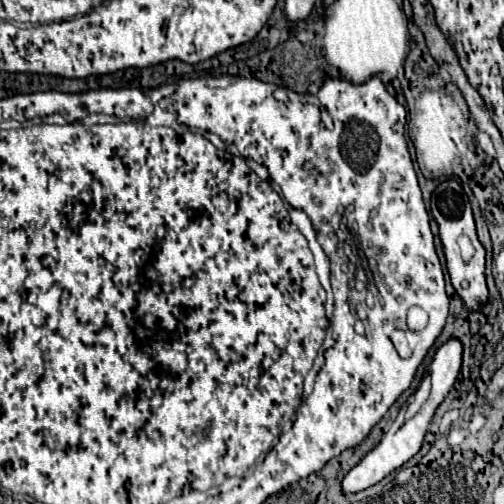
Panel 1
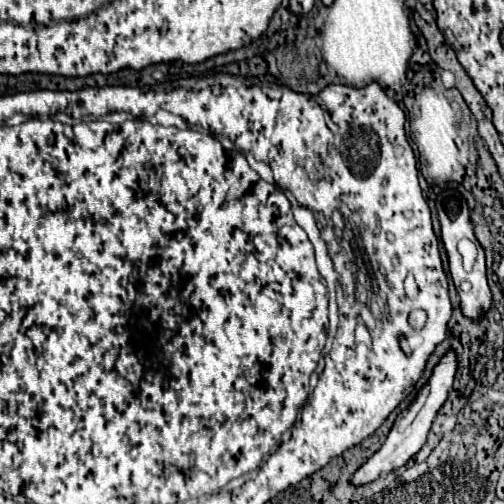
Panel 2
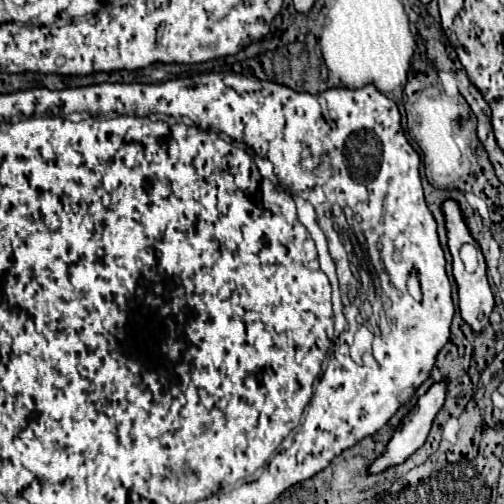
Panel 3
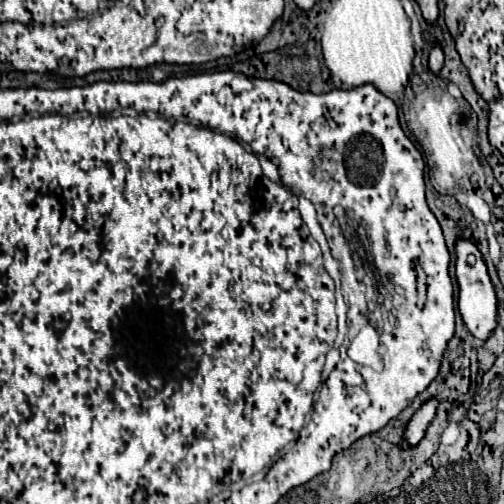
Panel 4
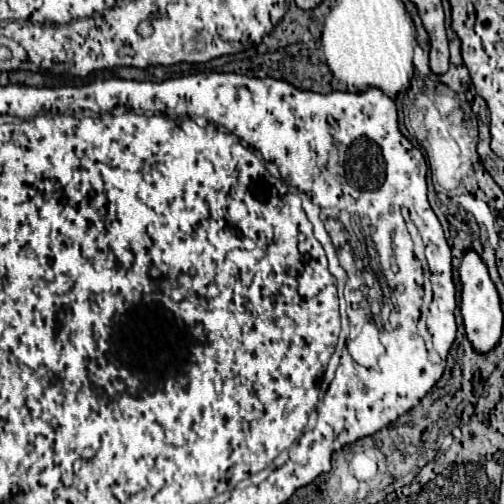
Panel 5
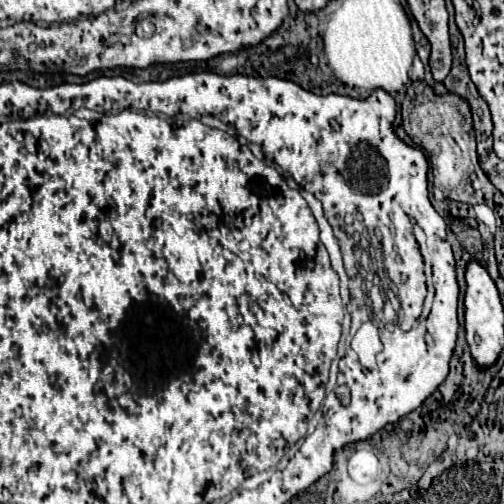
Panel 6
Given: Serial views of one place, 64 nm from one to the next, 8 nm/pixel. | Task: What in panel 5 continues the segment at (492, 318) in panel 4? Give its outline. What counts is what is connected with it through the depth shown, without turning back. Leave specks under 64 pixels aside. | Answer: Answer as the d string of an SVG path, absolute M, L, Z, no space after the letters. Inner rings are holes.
M474 250L464 252L458 272L460 272L460 282L462 282L460 312L464 318L464 326L466 326L466 336L478 352L482 354L490 352L498 344L500 334L502 334L502 310L500 310L500 298L498 298L496 286L488 276L486 264Z

